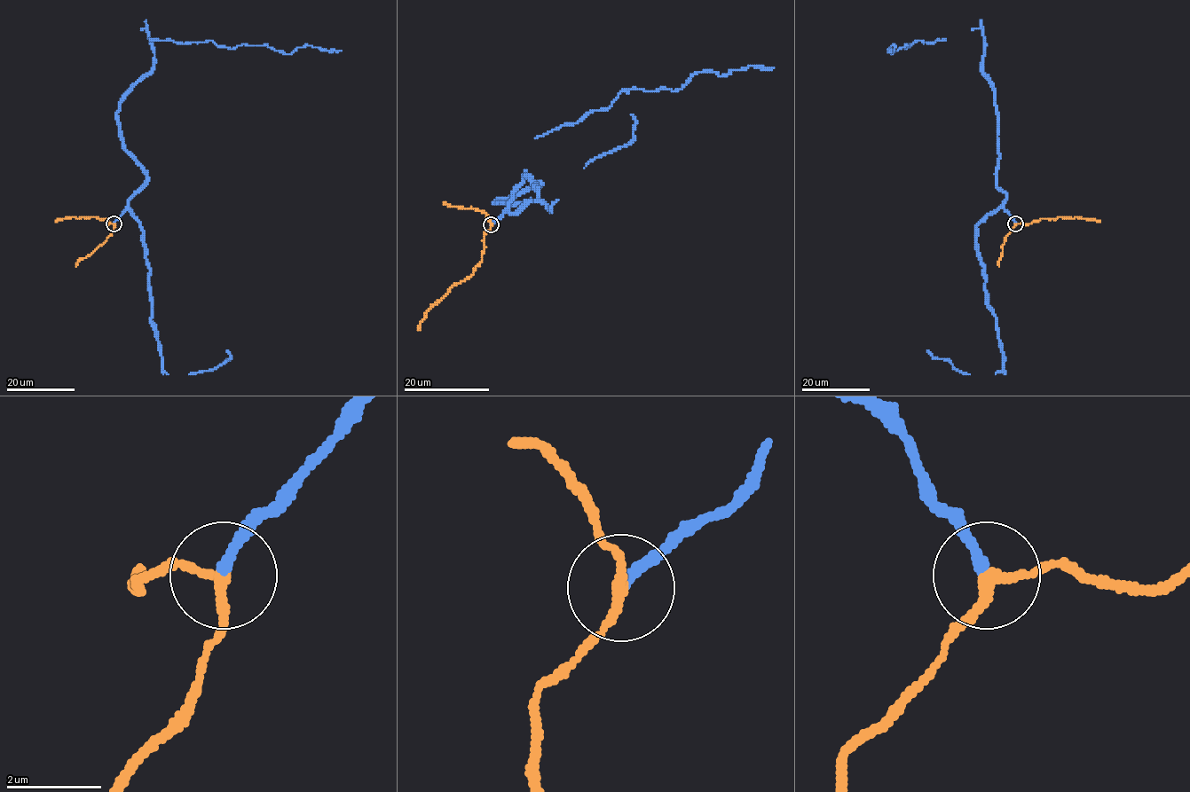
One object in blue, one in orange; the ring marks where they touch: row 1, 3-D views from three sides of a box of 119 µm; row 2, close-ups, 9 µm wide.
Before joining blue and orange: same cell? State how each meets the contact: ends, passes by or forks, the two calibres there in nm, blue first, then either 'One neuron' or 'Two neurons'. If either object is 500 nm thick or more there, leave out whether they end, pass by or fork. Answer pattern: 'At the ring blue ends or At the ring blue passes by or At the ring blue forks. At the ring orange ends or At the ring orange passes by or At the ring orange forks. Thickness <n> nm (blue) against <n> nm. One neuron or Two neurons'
At the ring blue ends. At the ring orange passes by. Thickness 220 nm (blue) against 240 nm. One neuron

